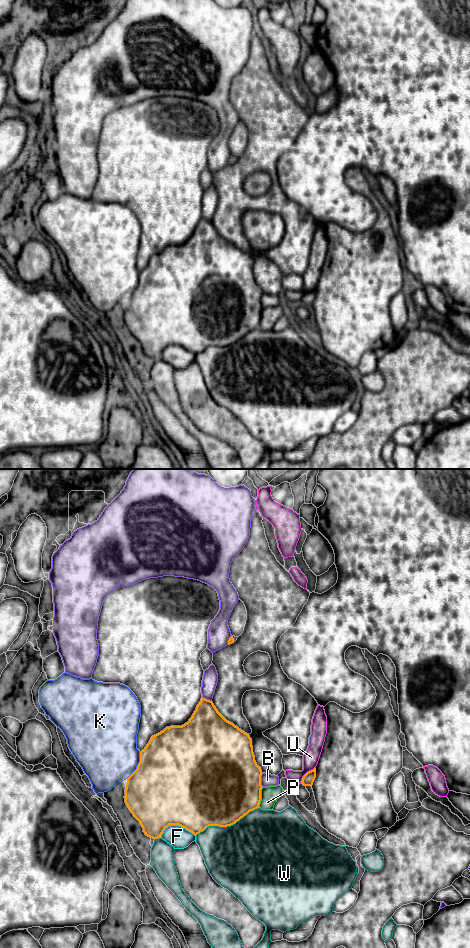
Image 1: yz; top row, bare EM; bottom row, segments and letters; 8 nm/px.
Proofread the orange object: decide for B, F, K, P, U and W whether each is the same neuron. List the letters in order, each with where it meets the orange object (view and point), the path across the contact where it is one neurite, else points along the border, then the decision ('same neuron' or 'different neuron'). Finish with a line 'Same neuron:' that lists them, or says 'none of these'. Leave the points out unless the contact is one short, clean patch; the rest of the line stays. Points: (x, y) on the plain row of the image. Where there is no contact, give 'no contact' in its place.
B: yz (260, 300) | different neuron
F: yz (175, 344) | different neuron
K: yz (138, 285) | different neuron
P: yz (260, 317) | different neuron
U: yz (305, 294) | different neuron
W: yz (227, 345) | different neuron
Same neuron: none of these

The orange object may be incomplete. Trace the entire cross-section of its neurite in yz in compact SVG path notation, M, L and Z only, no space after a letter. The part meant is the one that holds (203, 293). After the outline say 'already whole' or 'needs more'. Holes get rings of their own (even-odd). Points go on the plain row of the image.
M202 217L187 243L166 247L151 257L145 269L140 272L137 289L127 298L124 318L146 356L161 358L169 345L179 345L197 355L209 346L231 346L250 331L259 328L261 295L262 290L255 281L250 256L227 241L212 221Z; already whole

